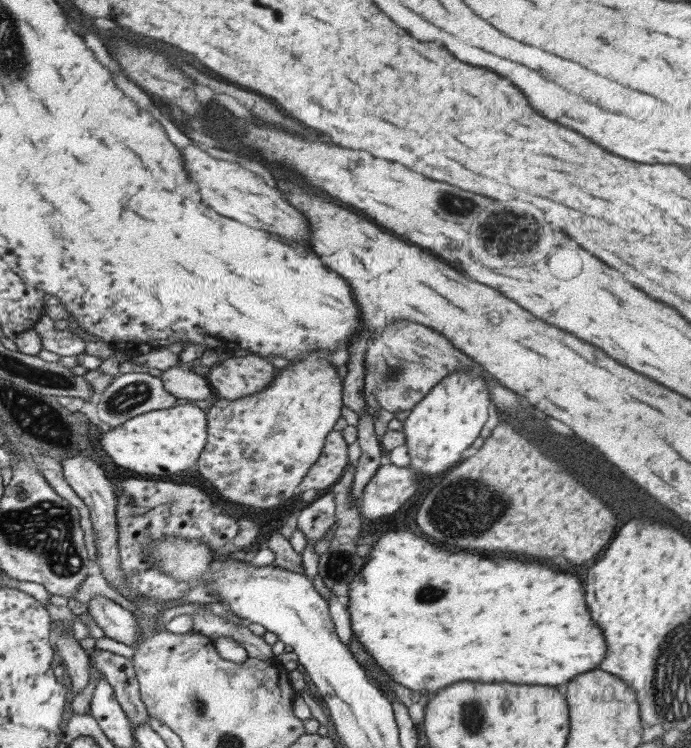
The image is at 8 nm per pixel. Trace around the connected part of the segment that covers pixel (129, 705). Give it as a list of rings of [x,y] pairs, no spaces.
[[[94,647],[89,652],[92,666],[103,674],[107,684],[111,686],[115,700],[121,705],[128,721],[135,726],[147,724],[148,715],[140,699],[131,660]]]

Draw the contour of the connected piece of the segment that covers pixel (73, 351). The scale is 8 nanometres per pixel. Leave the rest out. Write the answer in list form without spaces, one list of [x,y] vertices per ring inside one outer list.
[[[43,316],[32,327],[39,334],[41,349],[49,350],[59,356],[75,356],[83,353],[85,341],[72,334],[67,329],[57,330],[53,327],[53,320]]]

